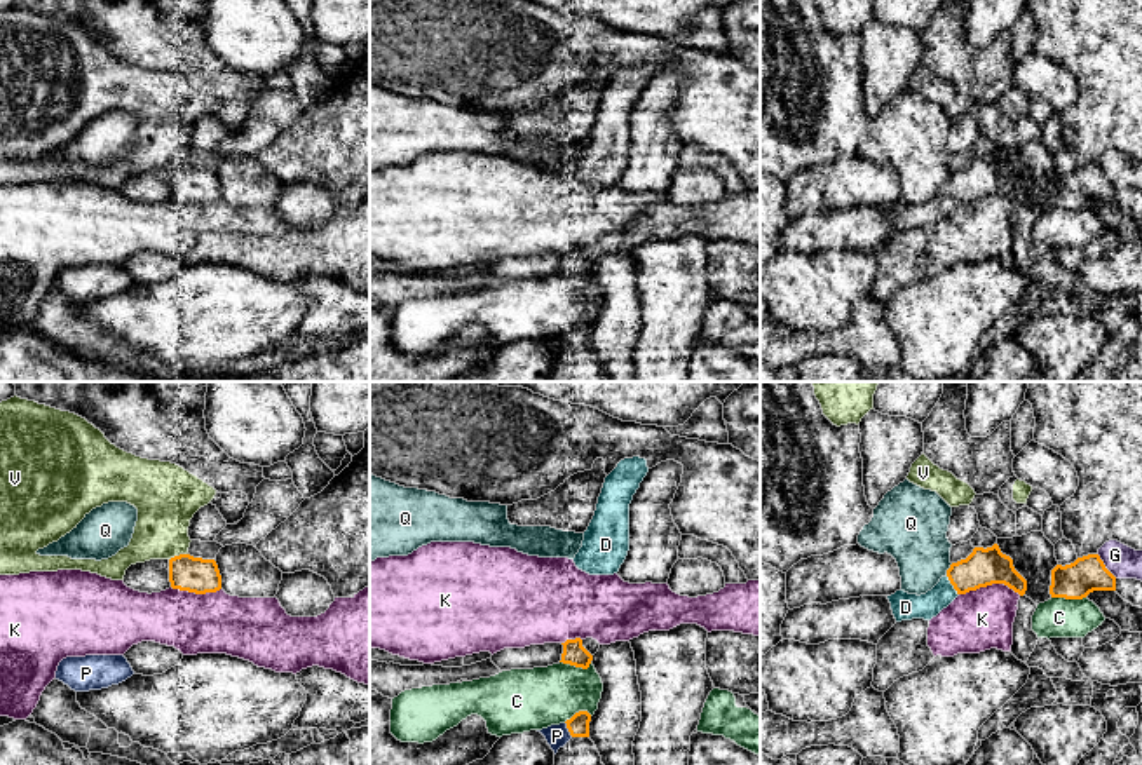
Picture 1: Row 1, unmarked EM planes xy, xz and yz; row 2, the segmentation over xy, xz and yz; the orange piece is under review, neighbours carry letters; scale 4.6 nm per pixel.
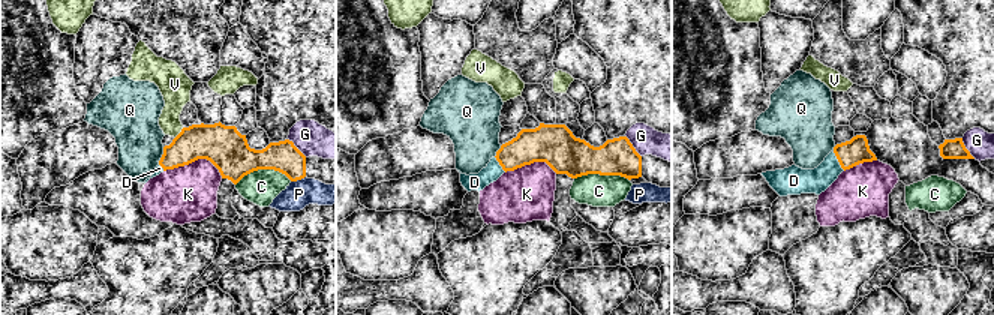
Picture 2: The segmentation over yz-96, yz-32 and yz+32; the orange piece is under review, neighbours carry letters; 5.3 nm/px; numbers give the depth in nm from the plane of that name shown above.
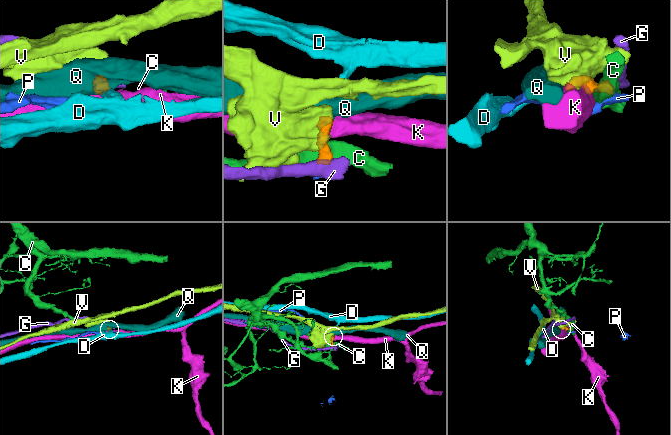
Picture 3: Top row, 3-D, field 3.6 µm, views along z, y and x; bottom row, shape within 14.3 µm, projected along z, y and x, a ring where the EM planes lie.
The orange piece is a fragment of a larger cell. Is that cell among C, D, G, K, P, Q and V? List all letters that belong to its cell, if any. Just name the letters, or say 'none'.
D

